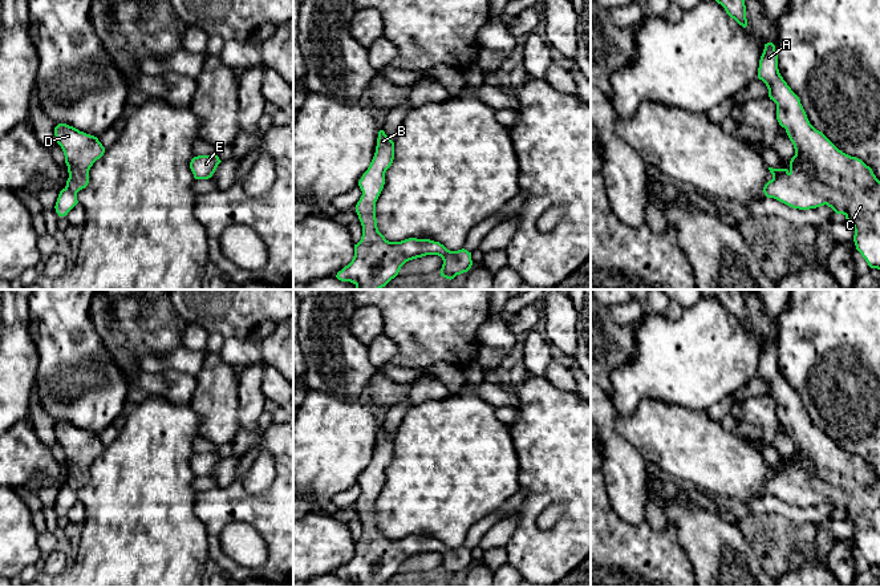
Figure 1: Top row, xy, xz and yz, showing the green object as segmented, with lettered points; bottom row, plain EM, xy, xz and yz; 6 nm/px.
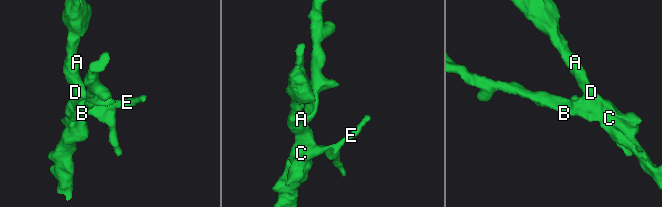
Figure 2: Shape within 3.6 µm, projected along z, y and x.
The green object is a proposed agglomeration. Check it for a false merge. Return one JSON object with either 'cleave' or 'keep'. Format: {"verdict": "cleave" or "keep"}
{"verdict": "keep"}

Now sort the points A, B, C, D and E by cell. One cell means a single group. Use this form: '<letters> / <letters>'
A B C D E

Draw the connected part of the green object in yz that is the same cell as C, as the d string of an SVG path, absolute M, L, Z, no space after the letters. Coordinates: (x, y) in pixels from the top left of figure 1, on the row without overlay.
M772 340L765 341L758 376L766 381L770 397L776 401L776 417L786 426L795 446L788 467L769 465L772 477L765 482L765 493L792 506L810 507L827 502L836 511L843 511L845 519L853 523L856 547L871 566L880 567L880 478L861 457L839 448L810 421L799 394L779 371L778 352Z

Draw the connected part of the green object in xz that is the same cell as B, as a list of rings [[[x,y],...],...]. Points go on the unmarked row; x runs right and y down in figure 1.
[[[380,428],[374,454],[358,478],[362,493],[356,502],[356,510],[362,523],[362,534],[354,542],[352,559],[336,572],[341,579],[353,580],[356,587],[381,587],[398,572],[406,559],[426,552],[442,555],[441,574],[450,578],[467,570],[473,563],[471,550],[465,546],[450,548],[439,539],[417,535],[389,539],[378,529],[376,499],[393,457],[394,440]]]

